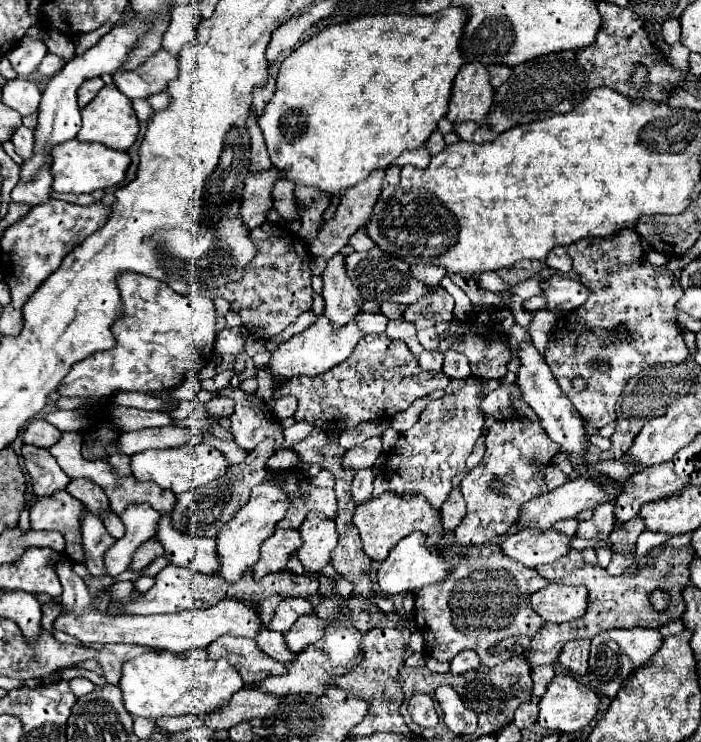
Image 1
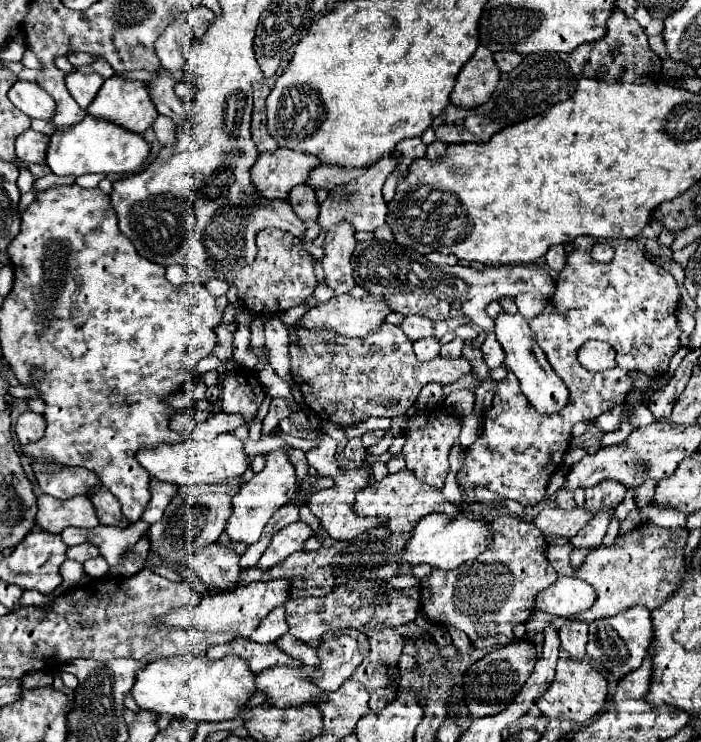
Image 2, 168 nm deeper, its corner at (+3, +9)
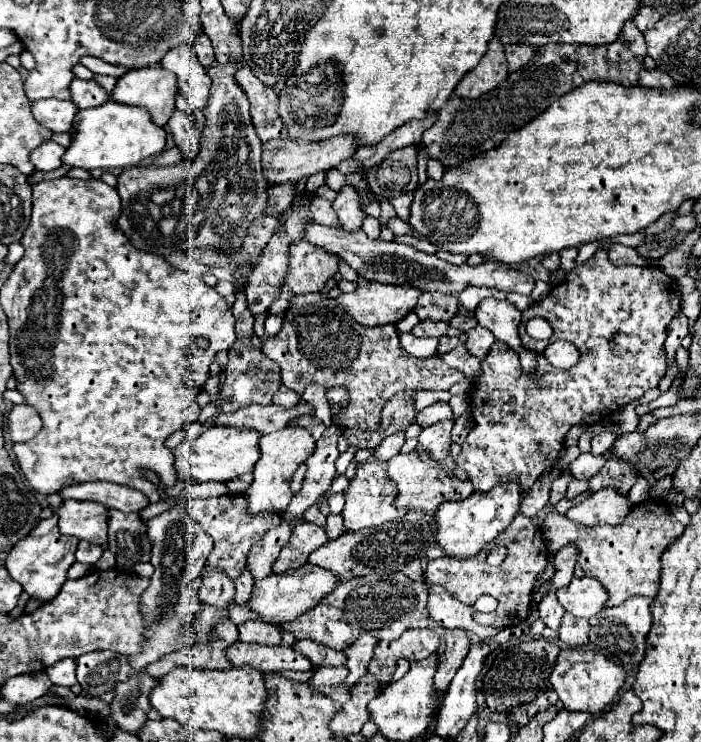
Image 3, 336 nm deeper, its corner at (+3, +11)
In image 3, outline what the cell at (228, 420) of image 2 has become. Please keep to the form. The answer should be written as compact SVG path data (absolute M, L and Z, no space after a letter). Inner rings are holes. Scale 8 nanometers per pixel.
M299 402L295 408L285 410L281 406L259 406L251 404L245 408L239 408L237 412L231 414L219 414L215 418L215 426L221 428L235 428L235 430L255 430L259 434L269 434L285 428L293 418L303 416L303 414L313 414L313 408L305 402Z

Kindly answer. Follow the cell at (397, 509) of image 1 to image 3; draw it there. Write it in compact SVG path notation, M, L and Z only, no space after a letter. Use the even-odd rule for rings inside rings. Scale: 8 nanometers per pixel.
M415 452L411 454L397 454L389 464L389 478L397 484L397 496L395 496L395 506L397 508L409 508L409 510L423 510L427 514L435 514L435 508L443 502L461 502L465 500L471 492L473 486L471 482L463 482L455 476L449 476L441 468L431 468L419 460Z

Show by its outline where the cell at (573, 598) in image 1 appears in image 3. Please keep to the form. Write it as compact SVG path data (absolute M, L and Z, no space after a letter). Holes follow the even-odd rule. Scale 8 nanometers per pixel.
M583 576L573 578L569 586L559 588L557 600L569 614L579 618L591 618L603 608L607 600L607 590L597 580Z

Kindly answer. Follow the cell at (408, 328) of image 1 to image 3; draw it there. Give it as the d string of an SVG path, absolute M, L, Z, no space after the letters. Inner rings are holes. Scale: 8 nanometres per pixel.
M421 320L421 322L411 330L411 334L415 334L415 336L433 336L433 338L439 338L439 336L445 336L447 328L449 328L447 322Z

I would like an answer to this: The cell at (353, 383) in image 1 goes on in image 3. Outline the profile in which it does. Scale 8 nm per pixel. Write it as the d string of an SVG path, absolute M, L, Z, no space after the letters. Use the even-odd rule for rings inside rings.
M303 294L295 296L291 300L285 318L283 318L283 328L277 336L267 338L263 342L265 356L275 360L281 366L281 382L295 390L297 394L303 394L309 384L321 384L325 390L343 386L347 390L349 402L341 406L339 412L333 414L333 420L341 428L359 428L359 430L375 430L379 420L381 420L381 410L383 406L395 396L395 394L409 394L417 390L449 390L453 384L465 378L463 372L449 368L441 356L431 356L427 360L419 360L415 356L409 356L399 342L397 328L387 324L379 328L363 328L361 324L355 324L349 316L343 314L339 304L335 304L333 298L321 298L319 294ZM329 320L341 320L341 332L323 332L321 326L325 326Z

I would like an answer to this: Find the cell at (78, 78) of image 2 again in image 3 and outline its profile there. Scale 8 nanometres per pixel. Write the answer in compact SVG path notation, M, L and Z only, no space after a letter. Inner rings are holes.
M75 78L69 86L71 90L71 102L75 102L75 106L79 110L85 110L85 108L95 108L95 106L101 106L103 102L107 102L107 92L101 84L97 84L95 80L79 80Z

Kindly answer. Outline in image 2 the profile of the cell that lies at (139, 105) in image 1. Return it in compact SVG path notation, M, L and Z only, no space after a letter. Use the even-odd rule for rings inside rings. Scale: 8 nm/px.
M159 116L153 124L155 136L163 146L175 146L177 144L177 132L175 132L175 122L171 122L171 118L167 116Z

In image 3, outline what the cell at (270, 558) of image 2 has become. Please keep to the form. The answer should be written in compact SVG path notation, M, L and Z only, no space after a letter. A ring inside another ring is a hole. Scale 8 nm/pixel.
M303 522L297 524L293 528L293 534L289 538L289 542L281 548L277 560L273 562L273 572L287 572L291 568L299 568L301 564L307 562L307 556L319 548L323 542L327 542L327 534L325 528L319 528L311 522Z

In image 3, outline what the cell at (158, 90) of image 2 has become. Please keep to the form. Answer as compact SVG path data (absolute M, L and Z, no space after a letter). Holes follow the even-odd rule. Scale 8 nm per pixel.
M175 108L167 126L173 132L173 138L181 150L183 158L193 160L199 152L199 134L201 134L195 114L185 114L183 110Z

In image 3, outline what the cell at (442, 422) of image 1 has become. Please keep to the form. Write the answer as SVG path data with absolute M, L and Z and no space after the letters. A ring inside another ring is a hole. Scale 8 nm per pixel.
M453 420L431 424L423 428L417 440L431 454L431 458L445 460L449 456L449 446L451 446L451 428L453 428Z

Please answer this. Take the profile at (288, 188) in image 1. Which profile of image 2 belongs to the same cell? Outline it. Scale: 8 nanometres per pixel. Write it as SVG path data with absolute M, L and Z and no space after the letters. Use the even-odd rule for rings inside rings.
M301 184L301 186L295 186L291 192L289 192L289 204L293 206L295 214L301 218L301 220L315 220L319 216L319 206L321 202L317 200L317 194L313 188Z

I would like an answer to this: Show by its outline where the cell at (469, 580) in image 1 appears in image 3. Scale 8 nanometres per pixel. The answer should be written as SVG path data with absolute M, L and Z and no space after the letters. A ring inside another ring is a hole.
M517 514L513 518L513 522L509 524L509 528L505 532L501 532L489 544L489 548L483 550L479 556L473 556L471 560L451 560L451 558L429 560L423 576L425 576L427 586L439 584L447 592L451 592L451 596L461 600L463 604L475 604L475 600L481 594L491 594L493 598L497 598L499 608L493 614L473 612L473 620L477 624L495 626L497 630L503 630L507 626L515 626L515 624L527 620L529 608L533 602L533 586L545 568L547 568L547 542L543 538L543 532L533 524L531 518ZM495 546L505 546L507 556L499 566L489 566L487 556L489 556L491 548L495 548Z

